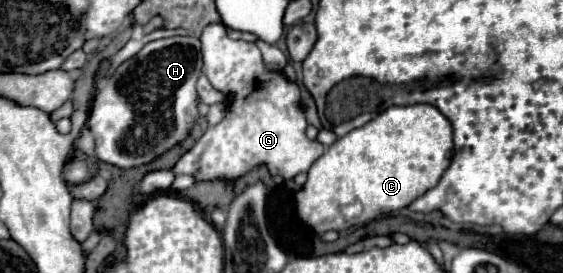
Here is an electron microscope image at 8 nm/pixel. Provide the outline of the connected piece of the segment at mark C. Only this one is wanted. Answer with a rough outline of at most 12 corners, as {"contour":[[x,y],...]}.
{"contour":[[434,105],[388,107],[296,193],[316,233],[408,207],[452,161]]}

